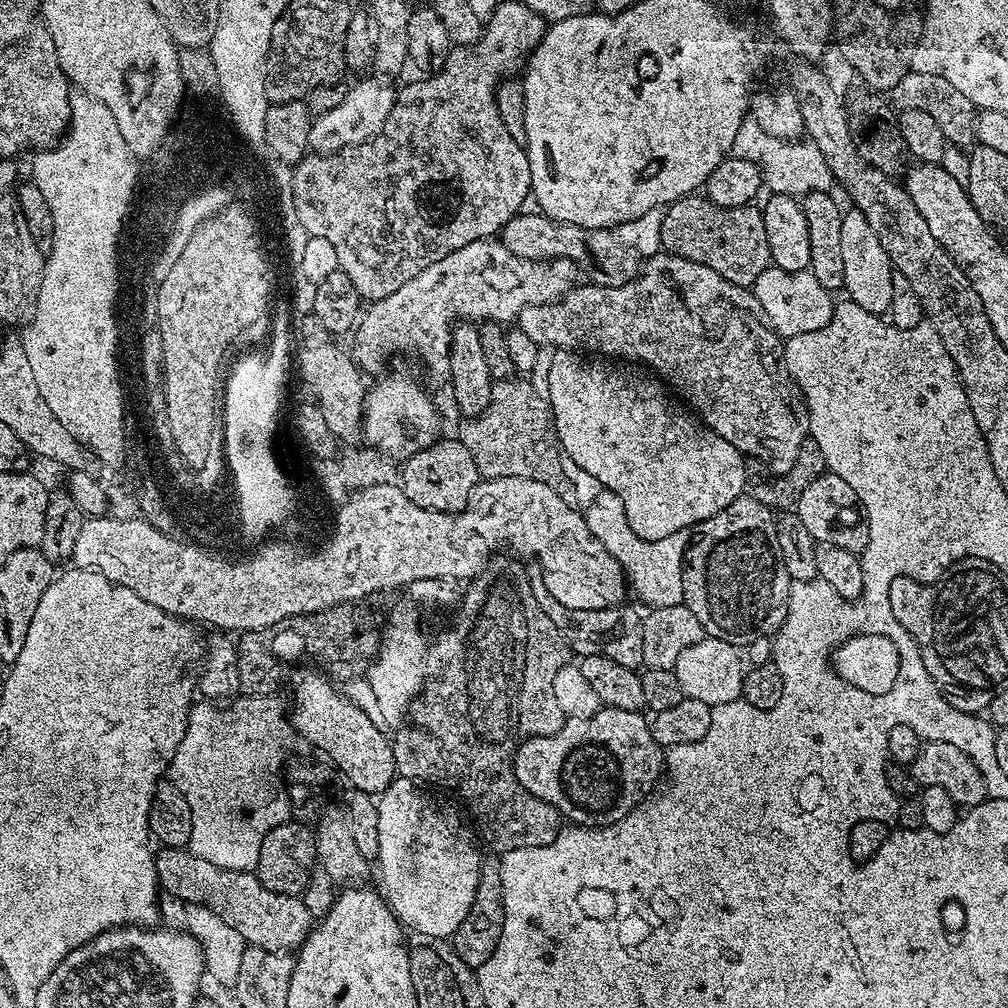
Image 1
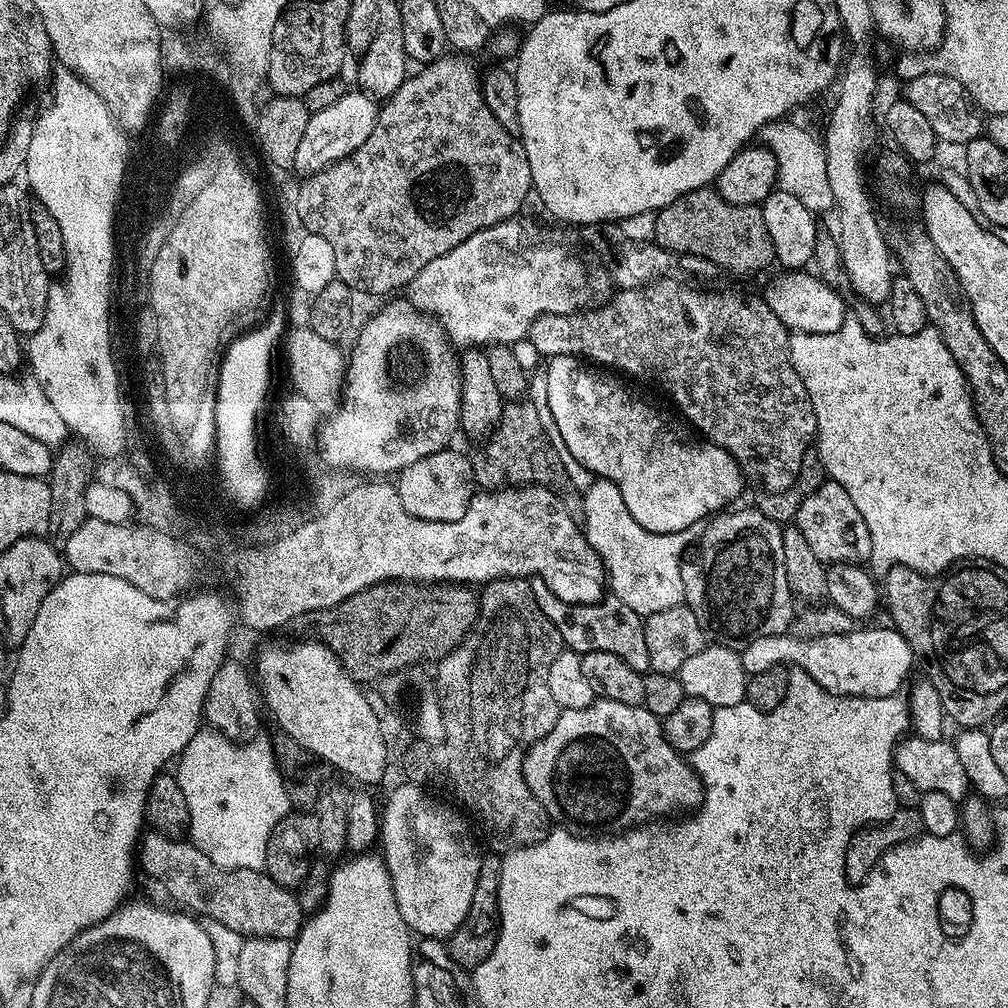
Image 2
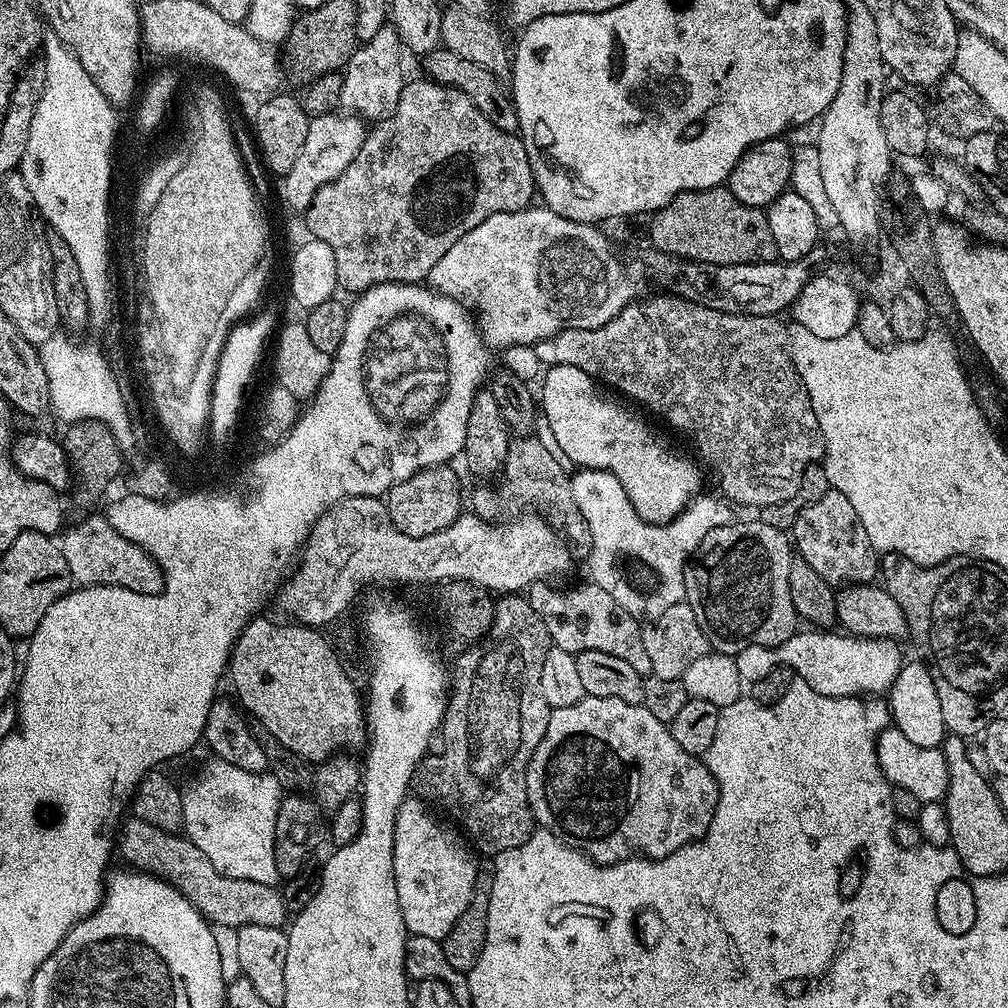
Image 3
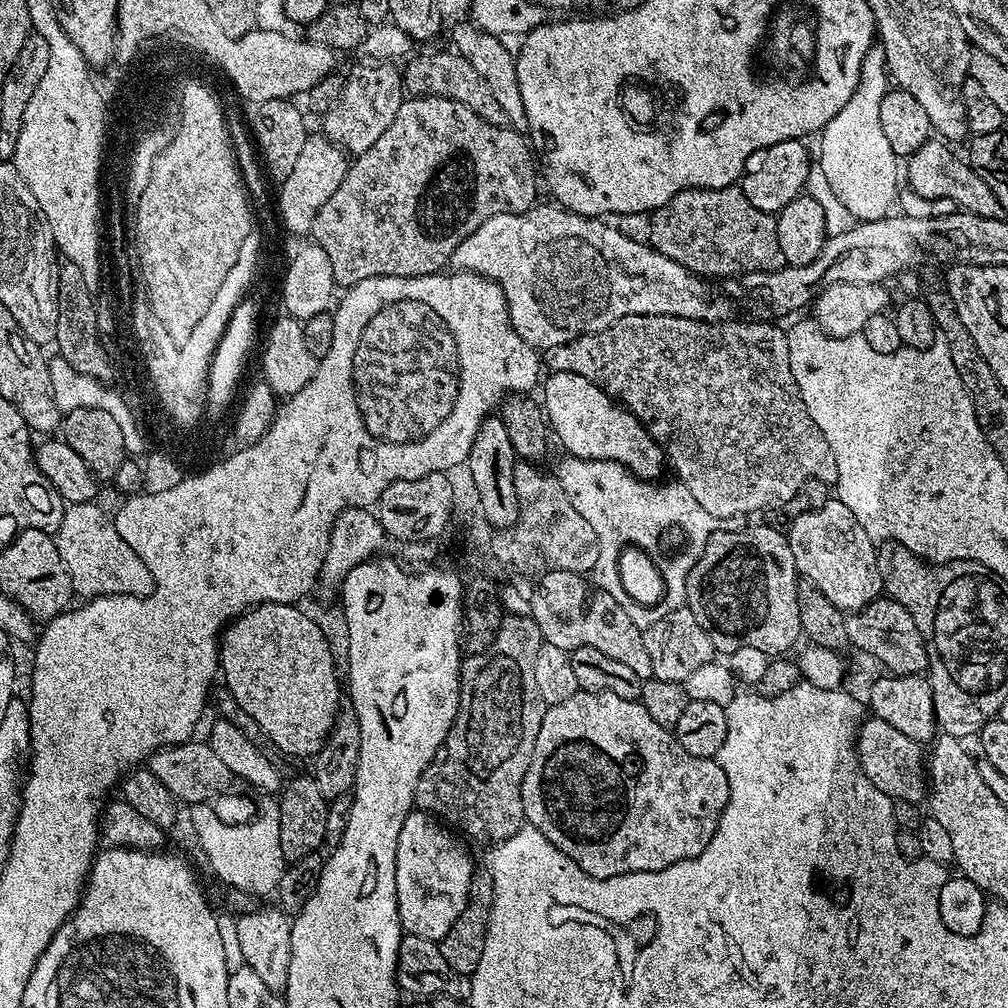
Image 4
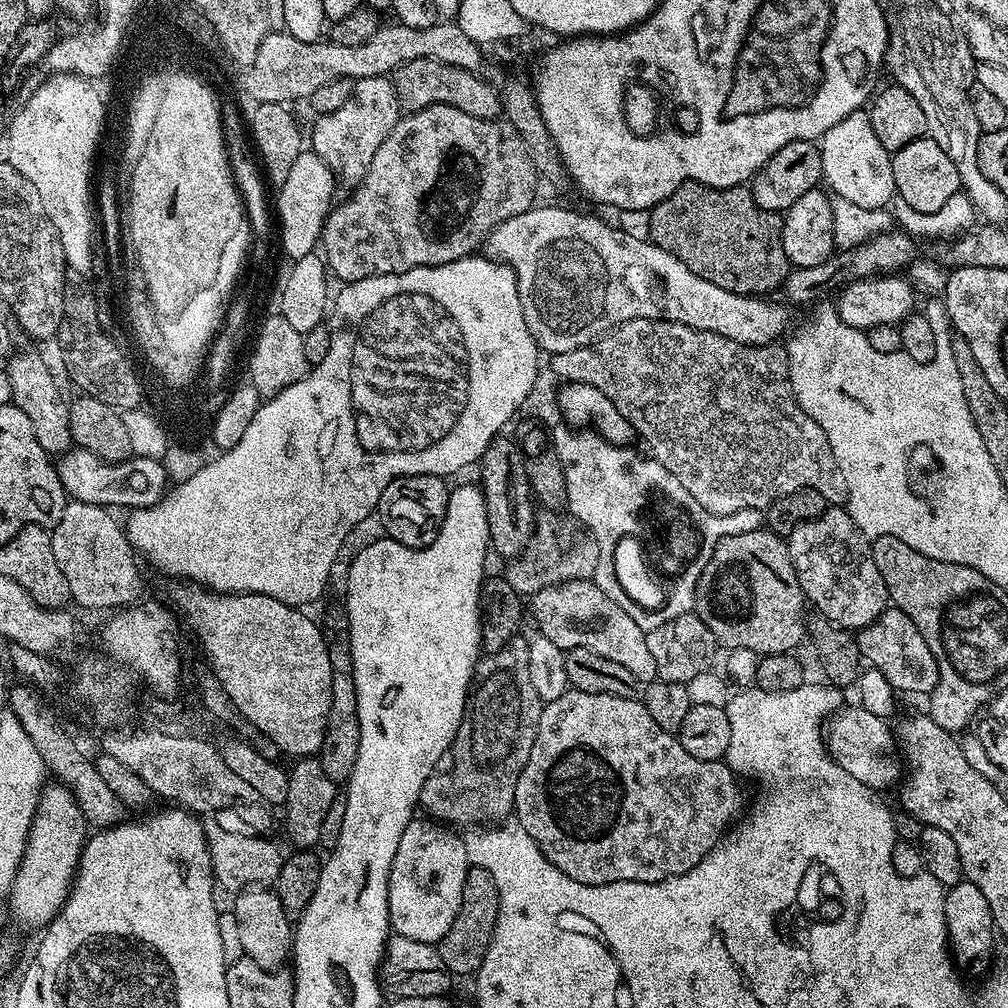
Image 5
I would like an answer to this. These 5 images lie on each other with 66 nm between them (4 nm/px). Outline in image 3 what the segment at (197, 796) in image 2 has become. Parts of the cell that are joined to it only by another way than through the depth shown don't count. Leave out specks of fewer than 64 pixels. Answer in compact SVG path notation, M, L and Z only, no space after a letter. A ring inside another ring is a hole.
M214 758L203 768L192 786L185 787L183 793L184 834L210 860L214 869L230 878L271 885L279 881L280 875L274 860L274 834L284 790L275 775L242 770L233 763Z

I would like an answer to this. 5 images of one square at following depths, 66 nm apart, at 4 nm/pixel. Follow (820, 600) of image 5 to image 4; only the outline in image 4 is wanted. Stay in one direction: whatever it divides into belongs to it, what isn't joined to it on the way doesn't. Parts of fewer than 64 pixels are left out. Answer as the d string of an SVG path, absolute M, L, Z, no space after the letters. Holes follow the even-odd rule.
M829 498L822 506L818 506L818 510L798 514L798 518L794 518L787 525L786 535L790 542L790 554L794 554L797 573L817 587L840 612L845 614L859 612L870 602L881 599L884 583L882 574L878 574L877 545L861 526L859 515L839 498Z

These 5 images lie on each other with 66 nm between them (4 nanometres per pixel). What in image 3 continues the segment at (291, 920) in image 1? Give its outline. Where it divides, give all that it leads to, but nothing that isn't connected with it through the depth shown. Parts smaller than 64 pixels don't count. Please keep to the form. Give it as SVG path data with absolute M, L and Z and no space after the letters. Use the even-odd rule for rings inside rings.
M135 816L123 821L118 830L117 853L139 871L147 871L165 879L197 910L209 923L244 928L246 925L283 927L288 920L288 911L281 891L266 883L226 877L213 868L196 844L185 835L160 830L144 819Z

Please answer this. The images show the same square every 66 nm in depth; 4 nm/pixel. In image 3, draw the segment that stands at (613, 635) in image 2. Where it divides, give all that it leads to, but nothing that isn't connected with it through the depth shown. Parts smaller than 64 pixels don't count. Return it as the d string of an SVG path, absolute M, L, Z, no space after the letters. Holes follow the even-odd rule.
M535 580L526 590L526 599L534 610L546 622L546 630L550 634L553 645L570 653L586 650L602 650L602 654L614 654L628 662L626 658L626 620L630 632L634 630L634 642L638 652L646 654L646 646L642 646L642 624L636 620L618 602L610 598L606 590L597 587L592 592L555 592L548 580Z

